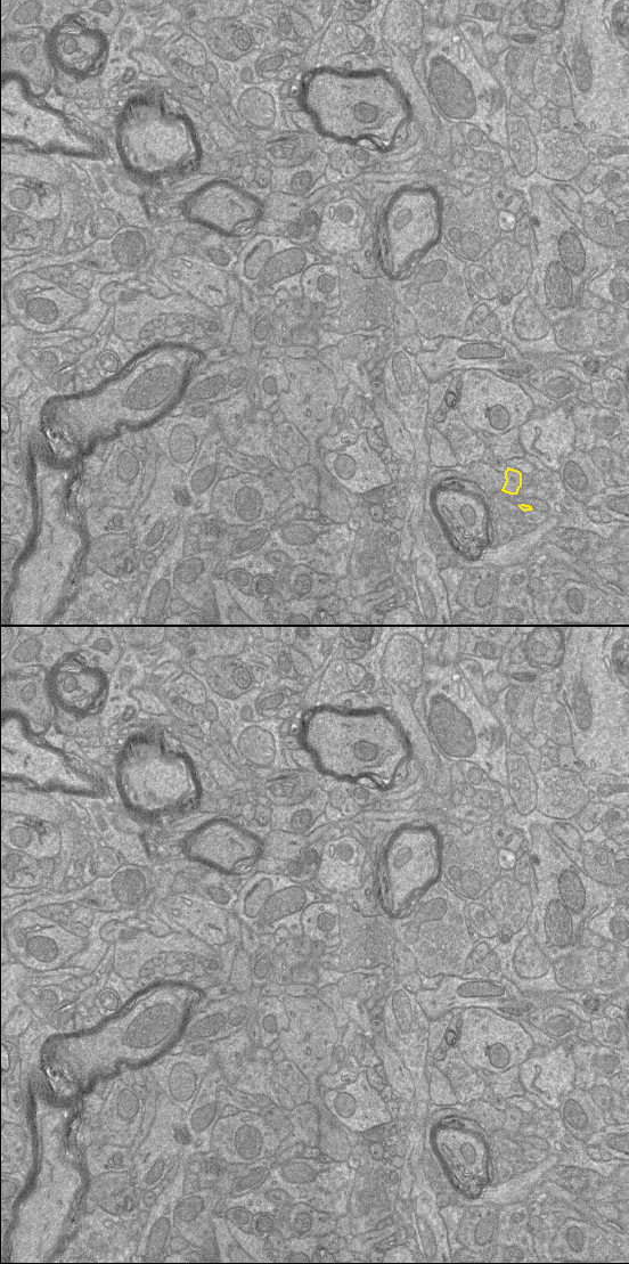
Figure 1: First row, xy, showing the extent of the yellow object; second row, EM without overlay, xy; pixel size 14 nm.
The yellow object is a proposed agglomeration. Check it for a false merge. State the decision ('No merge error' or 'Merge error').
No merge error

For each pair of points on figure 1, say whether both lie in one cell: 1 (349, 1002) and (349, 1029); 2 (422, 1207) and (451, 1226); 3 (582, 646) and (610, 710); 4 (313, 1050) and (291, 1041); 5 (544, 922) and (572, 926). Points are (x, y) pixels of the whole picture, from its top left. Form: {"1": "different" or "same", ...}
{"1": "different", "2": "different", "3": "same", "4": "same", "5": "same"}

